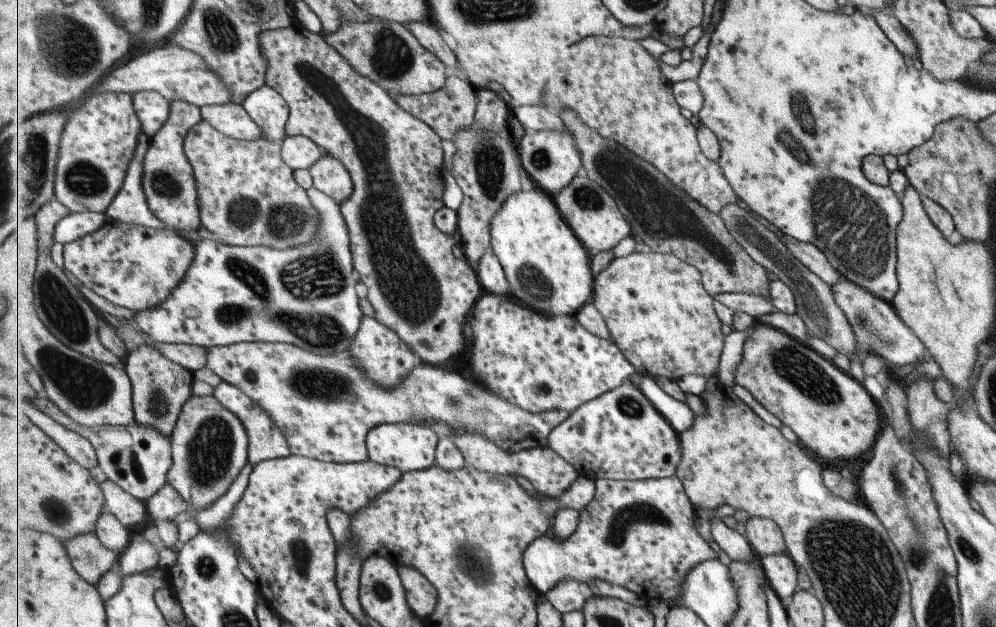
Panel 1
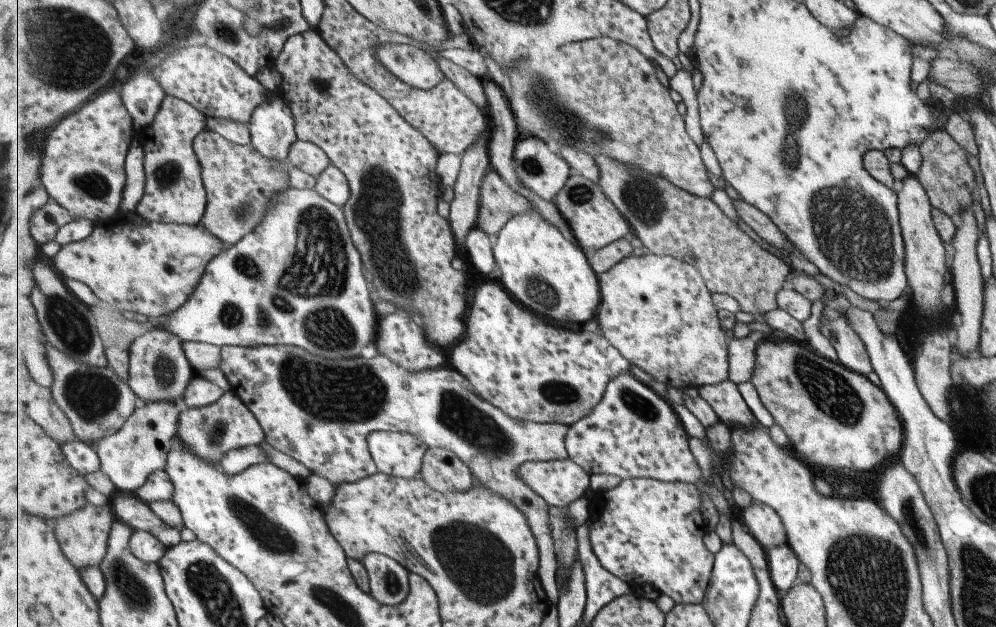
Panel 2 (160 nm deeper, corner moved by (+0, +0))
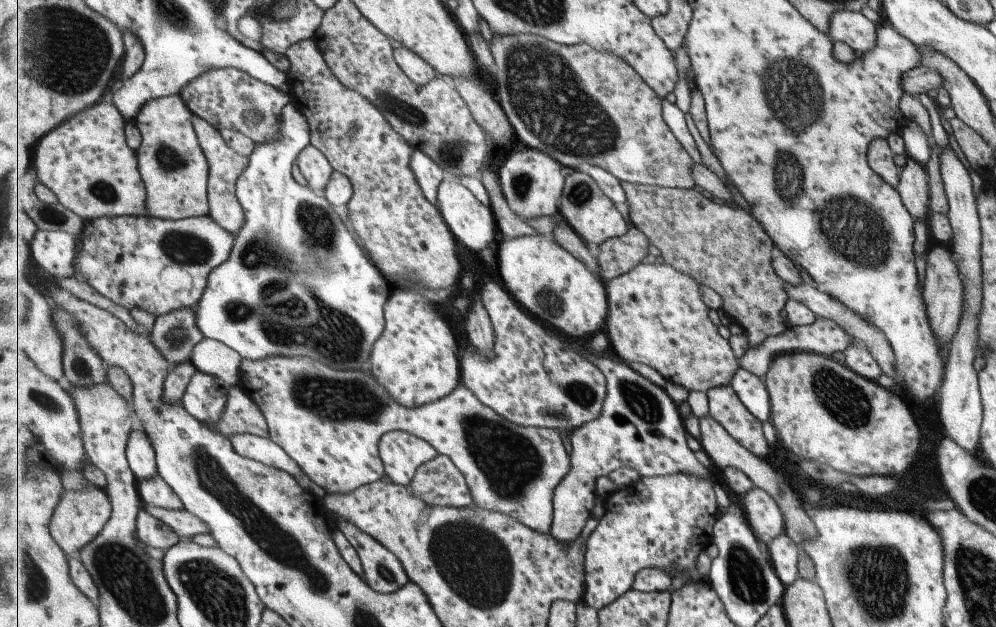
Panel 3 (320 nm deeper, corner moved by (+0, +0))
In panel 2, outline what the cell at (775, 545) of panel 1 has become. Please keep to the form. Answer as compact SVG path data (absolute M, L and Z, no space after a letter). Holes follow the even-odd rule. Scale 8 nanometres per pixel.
M755 501L743 510L743 517L744 524L767 552L786 542L785 526L772 506Z

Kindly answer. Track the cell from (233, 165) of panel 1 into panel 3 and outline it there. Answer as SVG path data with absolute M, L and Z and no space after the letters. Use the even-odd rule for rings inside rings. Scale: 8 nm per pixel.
M195 115L194 124L199 143L206 153L207 160L210 162L210 177L208 180L210 216L217 224L222 225L227 232L231 232L233 236L237 237L247 224L247 214L238 196L239 176L243 176L243 172L250 166L251 160L249 157L235 152L223 139L222 132L214 128L207 120Z

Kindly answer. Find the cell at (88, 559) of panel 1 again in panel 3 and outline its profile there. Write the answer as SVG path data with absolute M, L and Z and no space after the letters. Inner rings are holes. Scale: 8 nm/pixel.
M91 485L85 490L65 490L63 498L59 502L57 510L50 524L50 532L54 540L62 546L62 550L68 555L71 552L80 552L87 548L91 542L97 540L97 536L105 530L105 526L112 518L113 506L105 488Z

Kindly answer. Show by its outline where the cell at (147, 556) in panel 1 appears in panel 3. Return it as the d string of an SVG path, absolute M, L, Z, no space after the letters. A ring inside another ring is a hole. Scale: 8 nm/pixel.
M145 508L138 517L137 536L139 542L143 542L143 546L147 544L147 548L163 551L167 551L182 540L177 532L173 532L171 526L155 520L155 516L149 516L149 512L145 512Z

